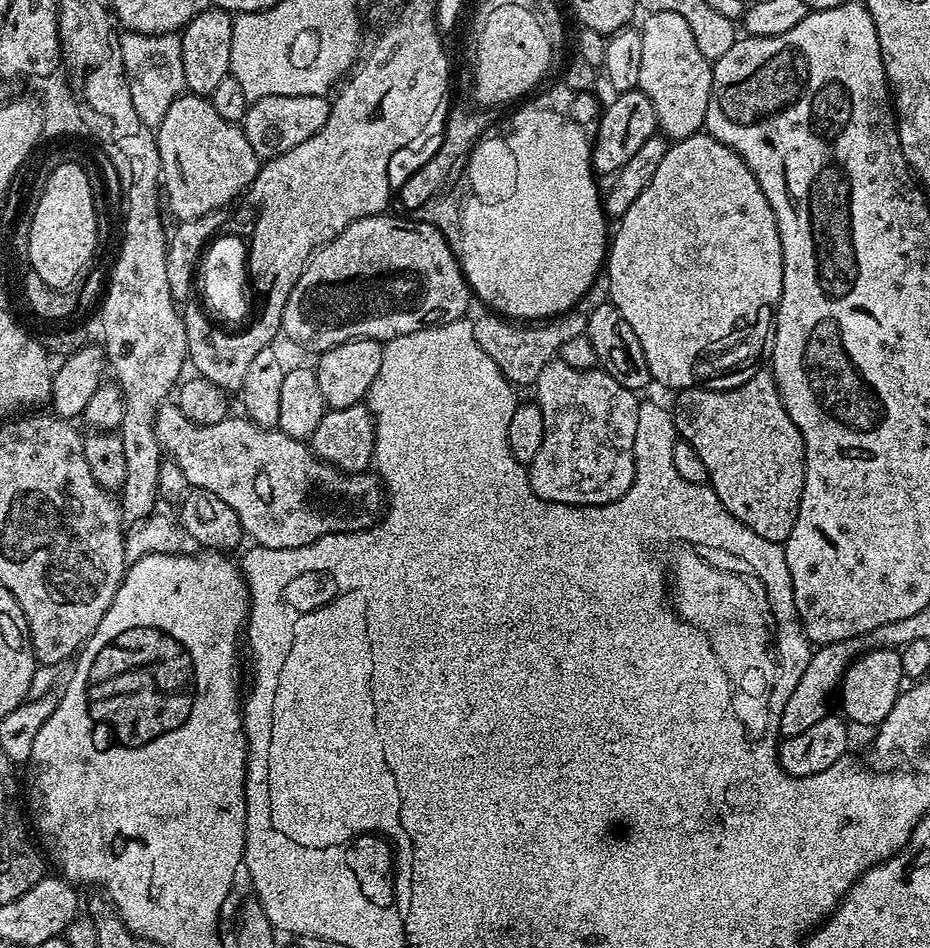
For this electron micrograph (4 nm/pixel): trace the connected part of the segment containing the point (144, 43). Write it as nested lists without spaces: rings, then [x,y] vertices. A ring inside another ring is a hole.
[[[125,31],[120,37],[122,62],[126,66],[126,78],[130,86],[130,98],[138,118],[149,126],[155,126],[166,118],[166,110],[174,101],[185,95],[184,75],[182,74],[182,42],[176,32],[163,32],[157,36],[141,32]]]

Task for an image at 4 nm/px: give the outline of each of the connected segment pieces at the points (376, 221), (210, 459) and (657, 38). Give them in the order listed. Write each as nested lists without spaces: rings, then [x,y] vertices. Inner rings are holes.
[[[392,215],[367,216],[350,222],[342,234],[313,252],[298,282],[294,282],[290,298],[286,298],[280,323],[285,337],[288,335],[298,347],[319,354],[342,342],[387,342],[402,334],[414,334],[414,330],[465,319],[470,289],[444,235],[423,218],[403,220]]]
[[[165,402],[156,410],[156,440],[160,443],[161,449],[165,453],[168,452],[171,459],[178,466],[182,466],[182,474],[186,474],[189,485],[193,489],[200,489],[202,491],[212,491],[230,506],[238,516],[243,531],[253,536],[255,543],[261,548],[273,548],[274,550],[286,550],[287,548],[297,548],[298,546],[306,546],[310,542],[314,542],[323,536],[333,536],[339,532],[362,532],[366,525],[371,521],[370,513],[383,513],[386,508],[386,489],[380,482],[380,477],[373,474],[371,471],[367,472],[342,472],[340,469],[328,464],[324,460],[319,460],[311,450],[311,447],[303,440],[295,440],[290,438],[279,430],[269,430],[261,428],[259,424],[245,418],[243,415],[233,415],[231,418],[223,420],[222,422],[214,422],[213,424],[195,424],[193,420],[188,420],[186,414],[182,414],[179,403]]]
[[[653,12],[643,17],[642,67],[639,69],[639,91],[654,102],[657,129],[669,141],[685,140],[701,131],[706,106],[712,93],[712,64],[698,50],[686,18],[669,12]]]

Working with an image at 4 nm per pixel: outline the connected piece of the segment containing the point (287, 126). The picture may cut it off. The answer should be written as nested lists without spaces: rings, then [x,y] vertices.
[[[271,96],[253,100],[242,121],[246,142],[254,146],[254,154],[261,161],[273,160],[278,154],[286,154],[286,150],[294,150],[306,138],[314,138],[326,126],[331,109],[328,96]]]

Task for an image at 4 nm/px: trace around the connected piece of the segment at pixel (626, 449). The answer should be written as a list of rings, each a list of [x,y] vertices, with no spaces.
[[[559,359],[542,366],[534,391],[534,403],[542,410],[544,437],[538,454],[534,454],[532,463],[526,468],[532,492],[543,500],[567,505],[609,504],[622,498],[622,494],[630,490],[636,473],[634,438],[638,434],[638,410],[641,405],[637,393],[622,386],[622,382],[614,382],[608,372],[595,367],[574,369]]]

